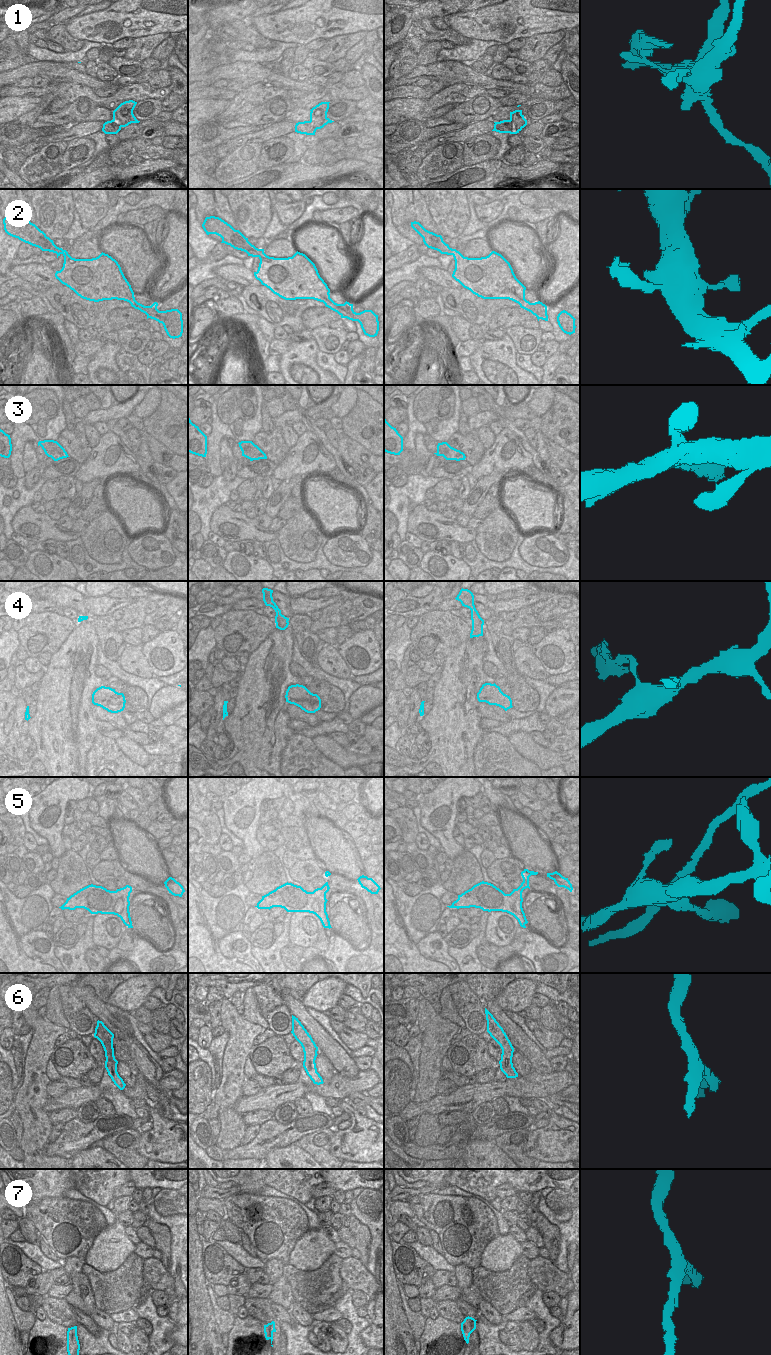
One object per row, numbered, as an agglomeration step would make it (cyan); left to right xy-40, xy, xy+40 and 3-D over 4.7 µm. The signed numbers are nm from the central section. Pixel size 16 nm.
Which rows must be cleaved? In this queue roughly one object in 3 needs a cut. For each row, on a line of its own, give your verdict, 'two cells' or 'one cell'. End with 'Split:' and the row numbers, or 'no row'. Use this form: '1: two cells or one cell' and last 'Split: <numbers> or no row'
1: two cells
2: one cell
3: one cell
4: two cells
5: two cells
6: one cell
7: one cell
Split: 1, 4, 5

